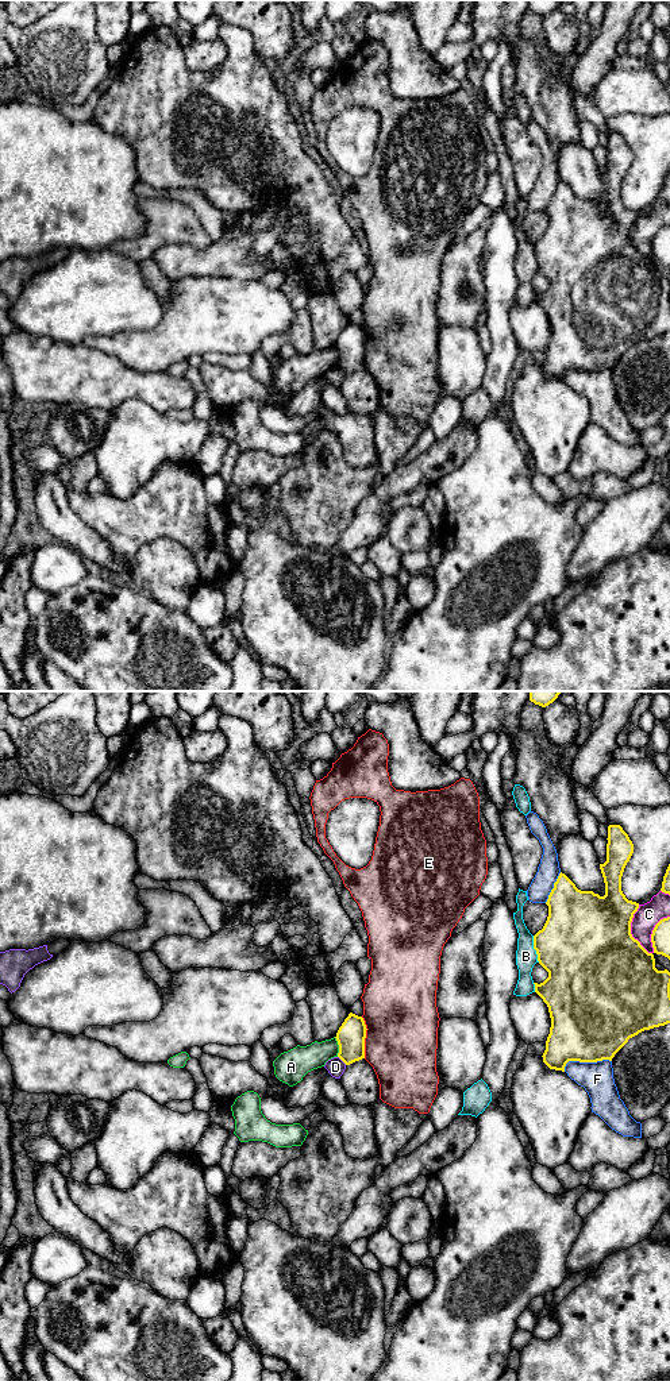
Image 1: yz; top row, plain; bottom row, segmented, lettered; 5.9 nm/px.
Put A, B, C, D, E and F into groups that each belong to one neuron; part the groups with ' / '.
A / B / C / D / E / F

